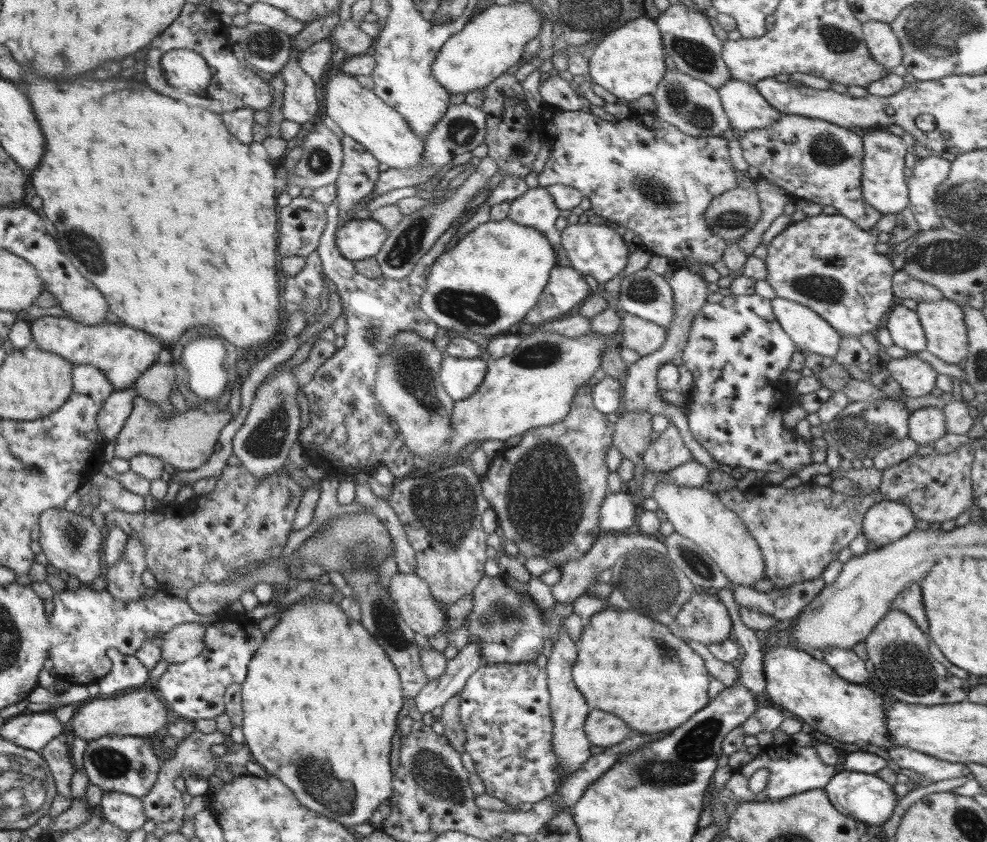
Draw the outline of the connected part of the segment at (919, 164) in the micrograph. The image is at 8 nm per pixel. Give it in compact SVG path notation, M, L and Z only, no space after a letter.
M938 155L917 158L915 166L912 168L912 175L907 180L909 207L912 209L912 213L914 213L914 218L917 219L920 231L942 230L944 228L943 219L938 218L938 211L936 211L936 192L938 192L938 186L942 182L946 182L950 170L951 162Z

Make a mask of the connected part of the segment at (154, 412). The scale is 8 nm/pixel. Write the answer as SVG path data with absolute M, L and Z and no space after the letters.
M136 396L134 406L116 440L114 455L130 461L134 456L144 454L158 458L162 463L172 465L179 471L196 470L206 464L214 453L214 446L220 431L234 416L226 412L206 412L200 406L188 412L176 412L170 418L162 418L160 410L142 396Z

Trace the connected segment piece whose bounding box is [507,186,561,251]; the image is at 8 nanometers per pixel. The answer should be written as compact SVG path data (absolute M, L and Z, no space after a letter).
M528 188L522 196L514 198L507 218L516 224L542 232L556 251L561 247L561 232L554 227L556 219L560 218L560 209L546 188Z

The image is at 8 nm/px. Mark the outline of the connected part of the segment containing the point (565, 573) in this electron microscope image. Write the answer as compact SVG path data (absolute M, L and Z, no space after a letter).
M629 531L628 533L601 532L592 547L582 555L582 558L569 560L564 563L560 582L551 587L554 599L557 602L562 602L562 604L574 602L578 597L584 595L591 586L597 583L596 575L598 575L598 572L612 568L618 557L633 549L653 549L665 555L668 553L664 540L660 536L642 535L635 531Z

